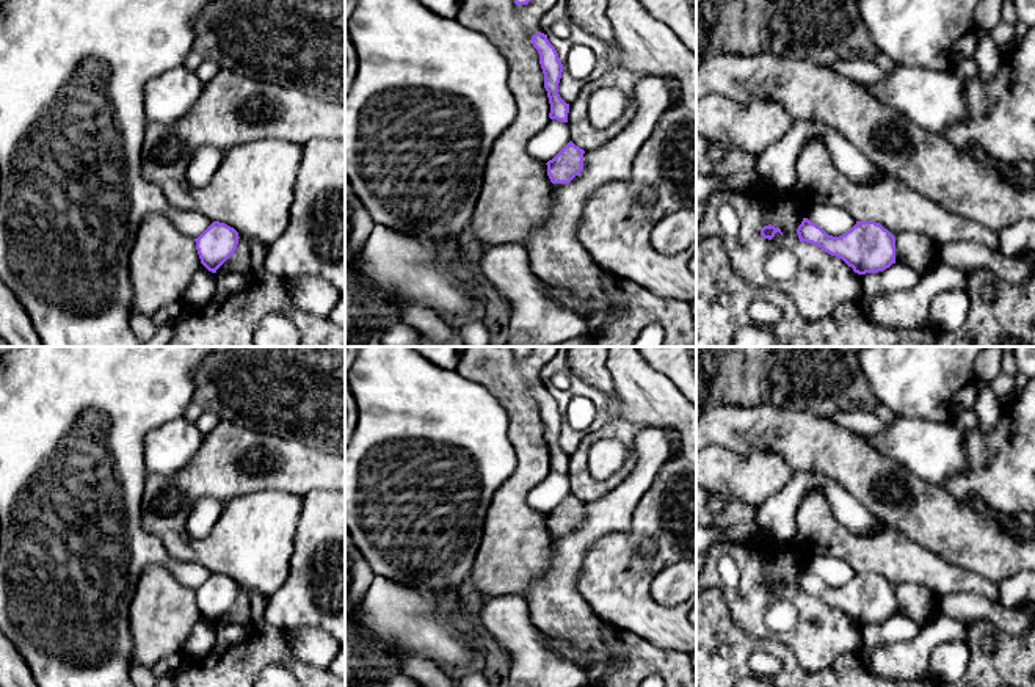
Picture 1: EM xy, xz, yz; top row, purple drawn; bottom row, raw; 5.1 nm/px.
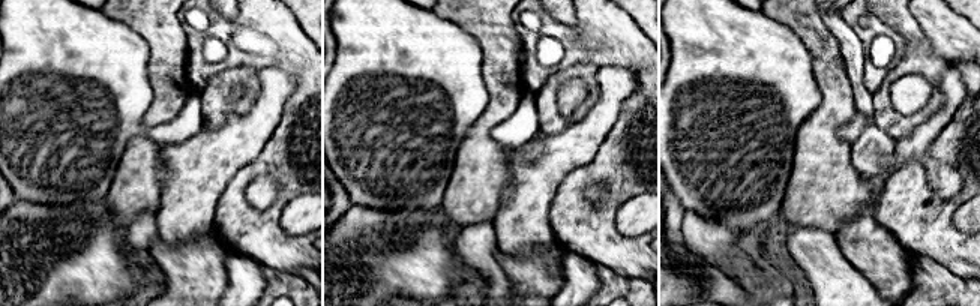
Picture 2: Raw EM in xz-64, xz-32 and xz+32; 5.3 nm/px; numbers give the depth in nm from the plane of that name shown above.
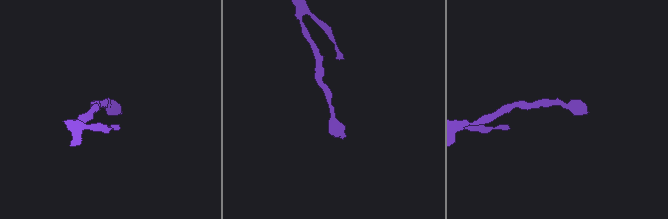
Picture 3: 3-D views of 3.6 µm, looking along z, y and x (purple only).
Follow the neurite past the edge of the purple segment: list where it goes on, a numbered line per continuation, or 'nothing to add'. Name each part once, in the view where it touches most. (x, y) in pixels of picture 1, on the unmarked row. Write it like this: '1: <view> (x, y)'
nothing to add

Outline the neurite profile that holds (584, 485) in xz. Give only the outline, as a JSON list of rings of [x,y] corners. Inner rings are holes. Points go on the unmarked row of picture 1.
[[[623,417],[608,419],[601,428],[590,431],[579,444],[577,450],[569,455],[568,477],[571,493],[583,502],[594,502],[616,488],[635,467],[634,453],[635,434],[641,430],[635,422]],[[601,439],[616,439],[629,449],[624,464],[607,480],[596,480],[588,469],[588,452]]]

